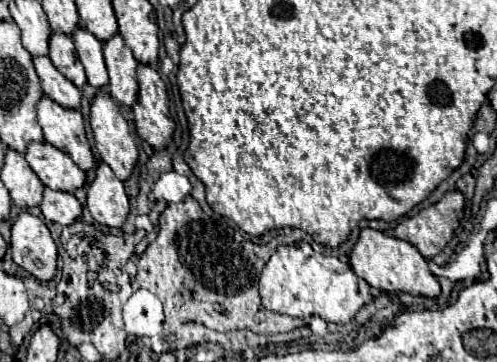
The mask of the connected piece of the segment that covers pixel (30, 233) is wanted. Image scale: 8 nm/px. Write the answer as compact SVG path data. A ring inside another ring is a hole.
M21 211L11 227L11 251L13 261L29 271L39 281L49 281L57 271L57 247L47 225L31 215Z

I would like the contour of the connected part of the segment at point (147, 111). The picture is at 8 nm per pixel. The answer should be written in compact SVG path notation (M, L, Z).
M137 65L137 77L139 77L139 93L137 93L137 103L131 107L135 115L135 129L141 139L145 139L153 149L165 149L171 143L175 123L169 119L169 99L167 99L167 89L165 83L161 81L159 73L151 65Z

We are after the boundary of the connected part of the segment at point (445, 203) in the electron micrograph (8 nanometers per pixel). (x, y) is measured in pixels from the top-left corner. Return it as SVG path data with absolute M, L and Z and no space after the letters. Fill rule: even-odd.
M449 191L441 197L441 201L423 209L417 217L401 221L389 233L415 245L425 259L431 259L453 237L453 231L459 227L459 215L463 217L463 207L463 195L459 191Z

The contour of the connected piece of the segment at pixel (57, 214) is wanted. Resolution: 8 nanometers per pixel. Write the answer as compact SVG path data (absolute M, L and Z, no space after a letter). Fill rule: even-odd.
M45 187L43 201L39 207L45 219L59 223L59 225L71 225L81 215L81 203L77 201L73 193L55 191L51 187Z

